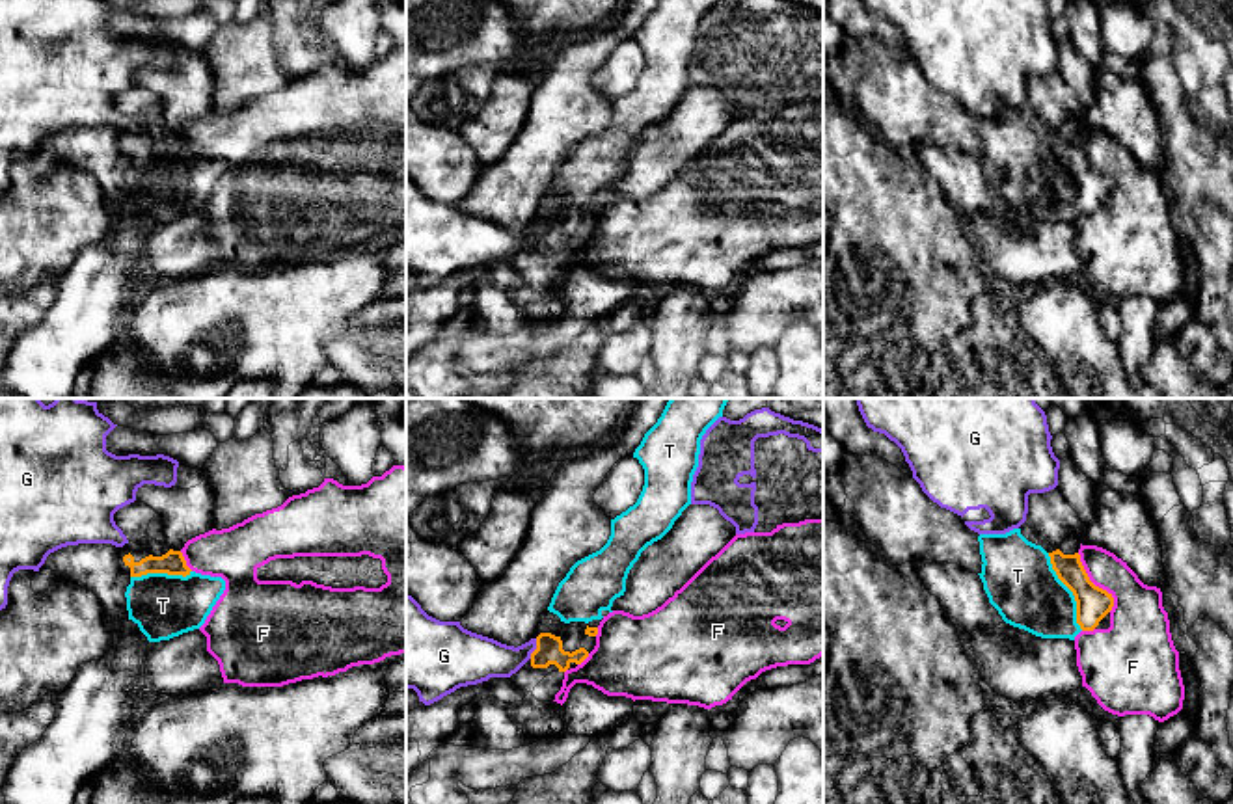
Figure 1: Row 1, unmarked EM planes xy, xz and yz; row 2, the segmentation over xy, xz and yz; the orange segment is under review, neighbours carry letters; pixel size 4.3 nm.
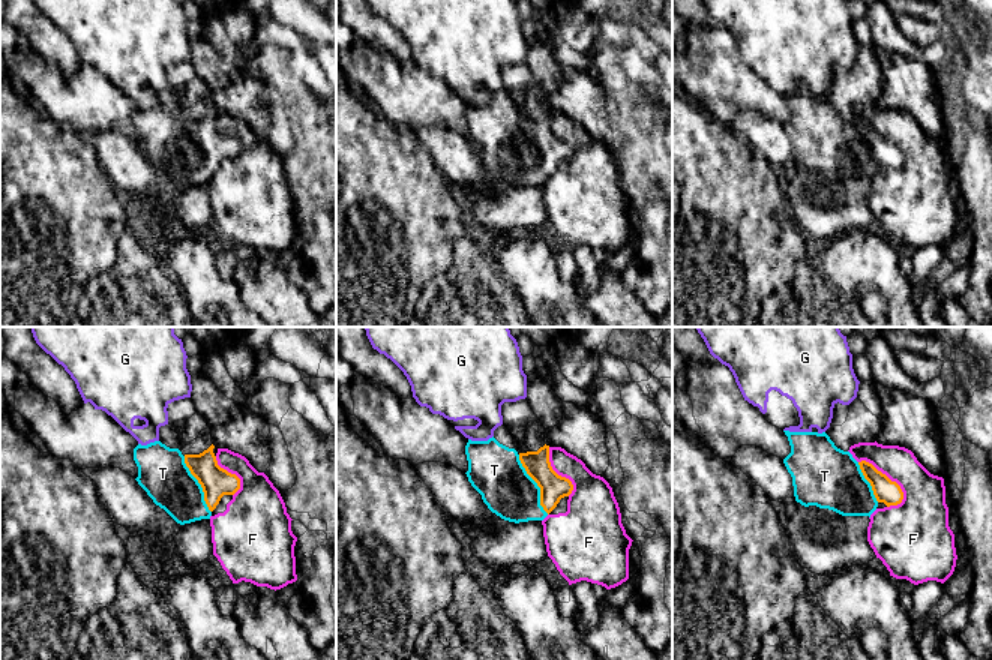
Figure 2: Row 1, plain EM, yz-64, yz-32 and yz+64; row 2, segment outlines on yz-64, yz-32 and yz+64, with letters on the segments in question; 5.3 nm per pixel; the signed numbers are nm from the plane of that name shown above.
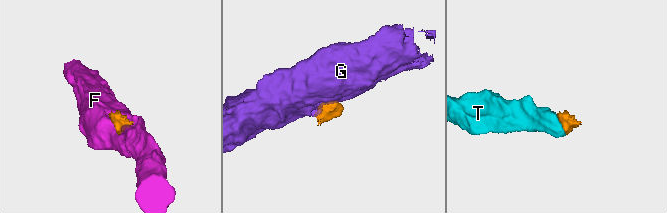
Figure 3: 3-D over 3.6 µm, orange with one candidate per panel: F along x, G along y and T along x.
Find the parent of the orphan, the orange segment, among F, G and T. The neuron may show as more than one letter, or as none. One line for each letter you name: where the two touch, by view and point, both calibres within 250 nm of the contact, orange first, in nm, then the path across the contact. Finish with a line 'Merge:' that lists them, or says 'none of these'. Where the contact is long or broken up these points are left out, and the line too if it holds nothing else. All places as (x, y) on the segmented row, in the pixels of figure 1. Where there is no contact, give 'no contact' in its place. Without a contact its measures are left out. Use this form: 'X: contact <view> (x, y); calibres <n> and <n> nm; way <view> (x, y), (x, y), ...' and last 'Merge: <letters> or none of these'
T: contact yz (1071, 590); calibres 150 and 300 nm; way yz (1094, 603), (1084, 603), (1071, 590), (1038, 590), (1017, 576)
Merge: T

